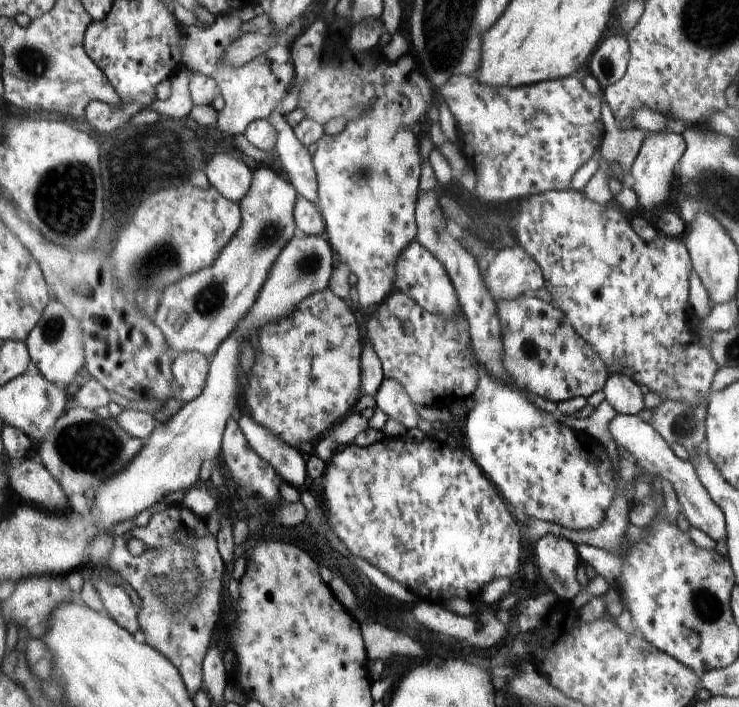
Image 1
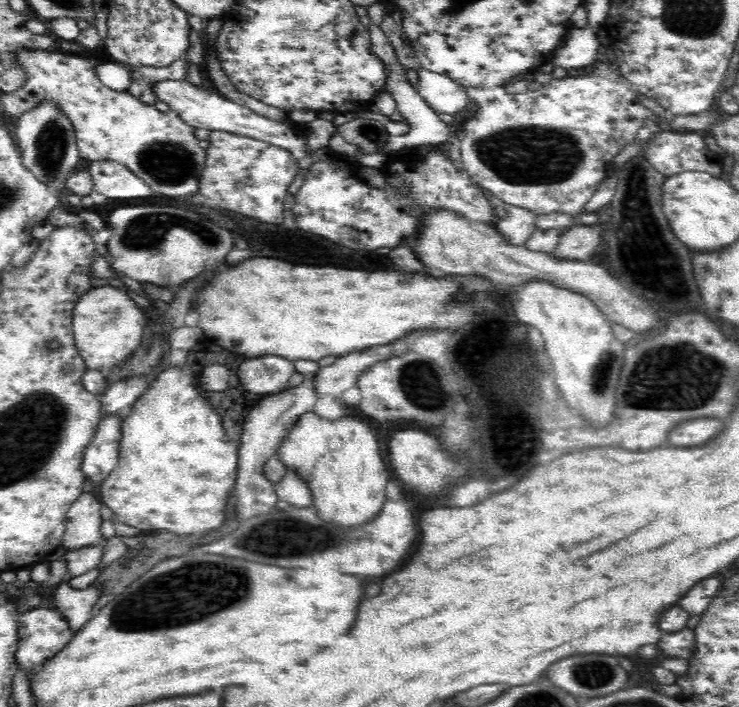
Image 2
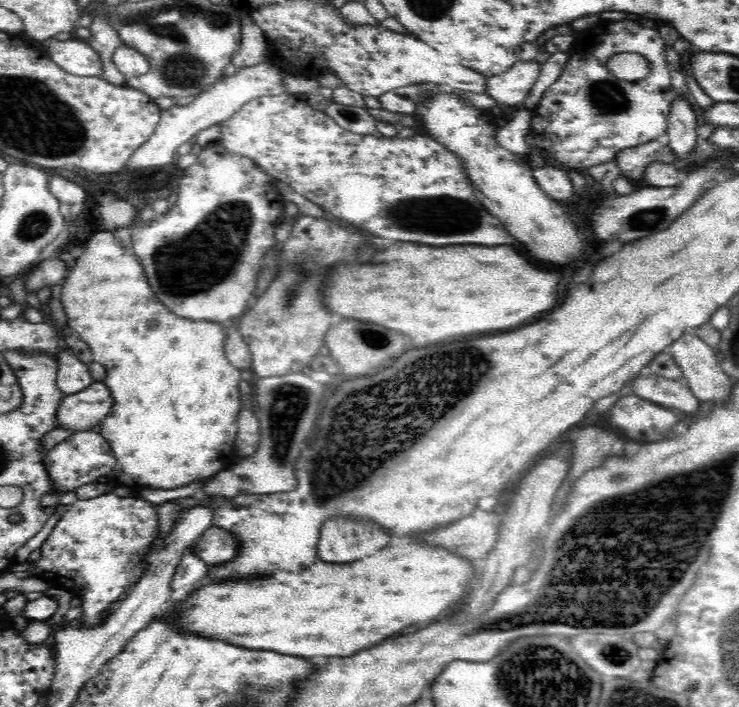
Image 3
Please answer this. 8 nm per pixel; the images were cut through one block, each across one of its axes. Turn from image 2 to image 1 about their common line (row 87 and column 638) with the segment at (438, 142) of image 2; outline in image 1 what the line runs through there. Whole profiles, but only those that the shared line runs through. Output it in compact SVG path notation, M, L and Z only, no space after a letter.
M623 374L609 375L603 391L617 414L638 416L644 410L644 396L639 385Z

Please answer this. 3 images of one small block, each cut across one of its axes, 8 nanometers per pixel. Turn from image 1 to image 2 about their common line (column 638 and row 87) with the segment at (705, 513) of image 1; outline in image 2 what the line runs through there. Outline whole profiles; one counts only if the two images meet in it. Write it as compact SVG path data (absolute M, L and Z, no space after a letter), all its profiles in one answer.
M420 68L418 70L417 91L437 112L457 114L468 104L466 87L450 77Z

